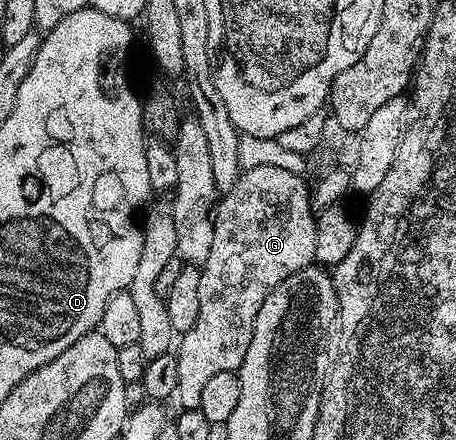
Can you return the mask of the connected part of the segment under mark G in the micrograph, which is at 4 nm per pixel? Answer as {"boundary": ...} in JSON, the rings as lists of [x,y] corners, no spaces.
{"boundary":[[[253,166],[240,171],[239,180],[218,201],[215,216],[213,250],[209,250],[207,263],[201,268],[201,310],[197,313],[197,322],[193,330],[182,333],[177,349],[177,390],[179,408],[198,409],[201,402],[201,390],[216,374],[238,372],[245,362],[249,342],[253,342],[253,326],[257,326],[257,310],[261,302],[273,288],[281,286],[289,274],[315,263],[317,250],[317,213],[310,208],[312,189],[303,181],[298,172],[281,170],[277,166]]]}

